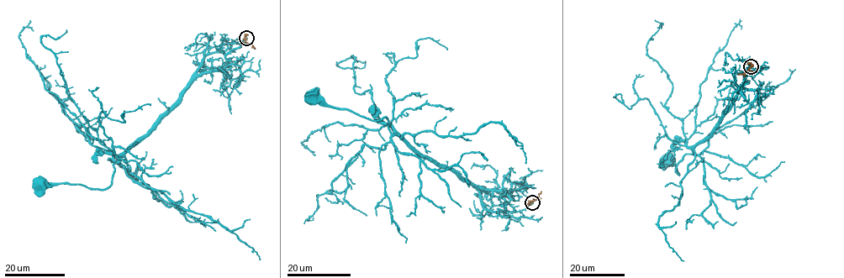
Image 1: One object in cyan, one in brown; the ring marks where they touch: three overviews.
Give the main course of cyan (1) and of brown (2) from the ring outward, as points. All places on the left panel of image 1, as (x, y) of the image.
1: (246, 38), (204, 57), (182, 97), (113, 165), (108, 186), (40, 184)
2: (246, 38), (245, 42), (254, 48)

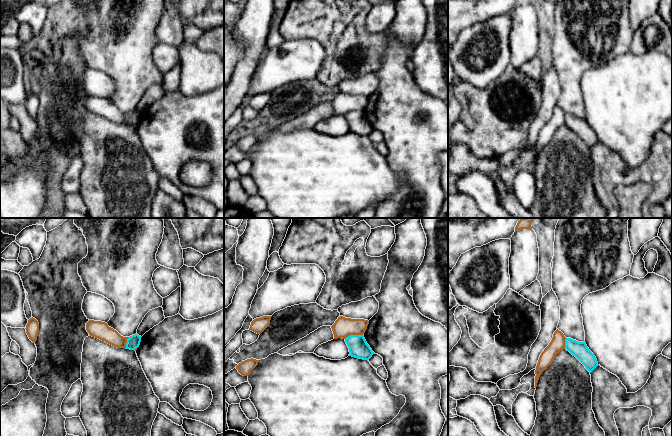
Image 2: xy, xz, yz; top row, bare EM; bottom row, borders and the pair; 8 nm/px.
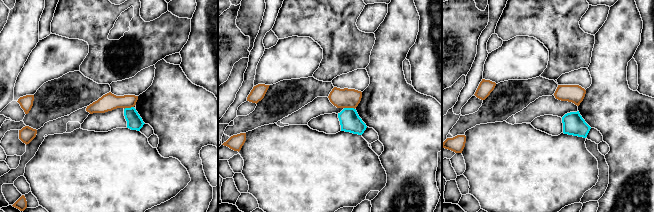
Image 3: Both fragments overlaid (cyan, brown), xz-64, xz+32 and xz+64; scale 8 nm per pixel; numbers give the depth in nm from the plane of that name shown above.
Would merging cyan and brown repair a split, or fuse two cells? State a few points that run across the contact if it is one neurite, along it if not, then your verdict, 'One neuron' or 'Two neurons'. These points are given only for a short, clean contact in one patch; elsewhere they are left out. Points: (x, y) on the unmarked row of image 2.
Line: xz (362, 110), (350, 110), (344, 114). Two neurons

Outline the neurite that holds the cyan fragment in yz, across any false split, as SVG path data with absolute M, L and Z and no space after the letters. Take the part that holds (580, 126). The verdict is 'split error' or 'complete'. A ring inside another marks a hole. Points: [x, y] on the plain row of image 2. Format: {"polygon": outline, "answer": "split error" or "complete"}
{"polygon": "M566 114L565 125L575 132L590 149L598 142L596 133L589 126L585 118Z", "answer": "complete"}

